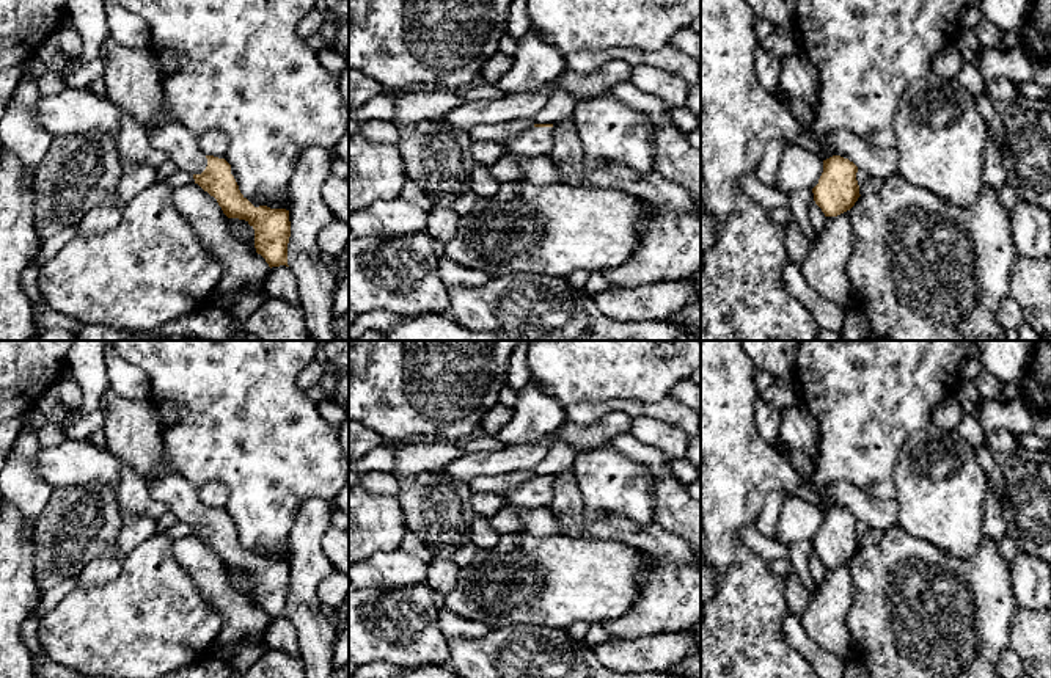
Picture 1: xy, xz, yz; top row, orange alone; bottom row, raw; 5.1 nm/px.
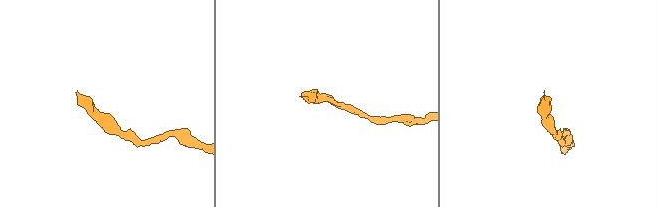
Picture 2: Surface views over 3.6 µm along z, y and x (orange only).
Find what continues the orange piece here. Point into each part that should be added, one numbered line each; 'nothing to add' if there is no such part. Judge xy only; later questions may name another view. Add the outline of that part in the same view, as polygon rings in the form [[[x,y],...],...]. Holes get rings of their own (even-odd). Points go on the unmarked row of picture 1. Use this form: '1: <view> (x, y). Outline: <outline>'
1: xy (181, 496). Outline: [[[167,474],[148,487],[152,499],[163,502],[179,521],[201,526],[207,518],[198,488],[179,474]]]

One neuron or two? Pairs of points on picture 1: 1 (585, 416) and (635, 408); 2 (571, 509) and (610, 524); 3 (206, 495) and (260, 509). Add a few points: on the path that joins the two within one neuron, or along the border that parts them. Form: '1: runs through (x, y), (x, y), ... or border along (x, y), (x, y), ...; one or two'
1: runs through (597, 410), (608, 405), (622, 405); one
2: runs through (578, 520), (585, 526), (599, 526); one
3: border along (198, 487), (219, 481), (228, 493), (227, 507); two

